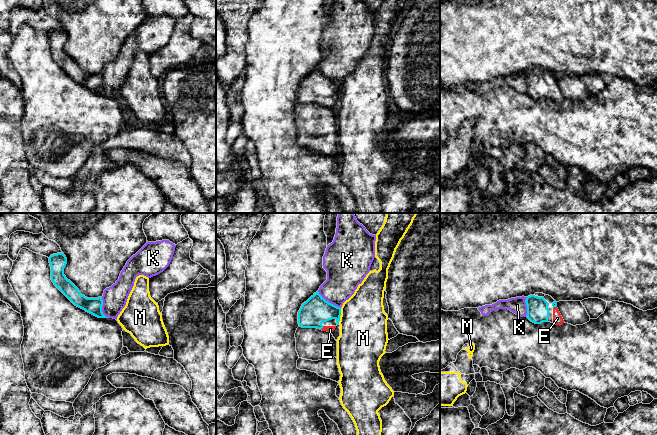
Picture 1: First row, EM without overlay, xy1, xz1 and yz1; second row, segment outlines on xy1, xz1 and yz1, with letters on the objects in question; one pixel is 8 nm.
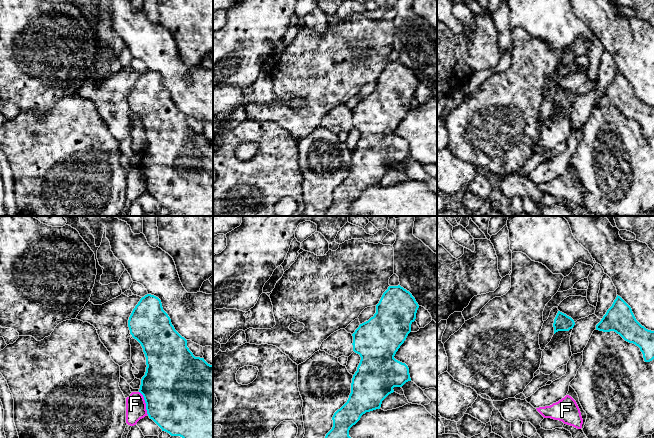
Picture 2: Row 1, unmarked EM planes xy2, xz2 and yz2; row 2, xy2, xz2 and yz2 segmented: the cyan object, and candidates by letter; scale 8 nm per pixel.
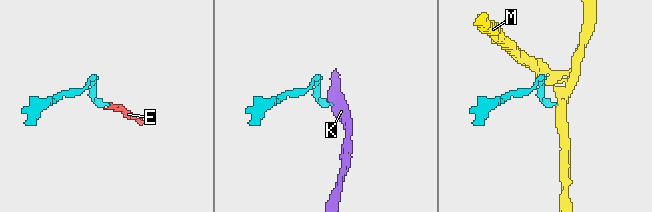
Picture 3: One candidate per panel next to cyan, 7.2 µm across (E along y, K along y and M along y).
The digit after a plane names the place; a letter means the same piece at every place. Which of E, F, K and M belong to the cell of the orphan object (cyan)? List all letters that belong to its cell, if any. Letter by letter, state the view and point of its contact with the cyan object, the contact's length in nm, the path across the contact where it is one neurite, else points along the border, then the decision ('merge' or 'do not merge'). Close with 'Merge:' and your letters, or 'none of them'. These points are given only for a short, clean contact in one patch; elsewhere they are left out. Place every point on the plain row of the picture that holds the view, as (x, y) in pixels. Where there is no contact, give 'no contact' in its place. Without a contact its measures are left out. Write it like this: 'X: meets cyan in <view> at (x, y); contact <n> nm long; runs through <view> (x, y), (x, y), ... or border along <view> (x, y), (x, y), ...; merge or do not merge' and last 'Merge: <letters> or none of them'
E: meets cyan in xz1 at (321, 104); contact 40 nm long; runs through xz1 (316, 86), (316, 98), (321, 104), (330, 105); merge
F: meets cyan in xy2 at (145, 178); contact 200 nm long; do not merge
K: meets cyan in xz1 at (328, 78); contact 240 nm long; border along xz1 (317, 67), (326, 76), (340, 84); do not merge
M: meets cyan in xz1 at (339, 92); contact 130 nm long; border along xz1 (341, 84), (338, 99); do not merge
Merge: E

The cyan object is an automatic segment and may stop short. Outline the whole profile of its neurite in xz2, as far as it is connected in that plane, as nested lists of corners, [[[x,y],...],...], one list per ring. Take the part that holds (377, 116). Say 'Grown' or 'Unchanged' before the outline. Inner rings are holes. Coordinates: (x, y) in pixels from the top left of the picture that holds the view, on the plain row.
Unchanged. [[[400,61],[389,62],[376,81],[374,92],[360,100],[352,110],[353,127],[360,131],[361,136],[352,154],[349,174],[334,189],[333,203],[326,210],[325,216],[355,216],[349,212],[349,206],[361,192],[380,185],[382,177],[394,168],[394,163],[402,163],[411,157],[408,142],[394,132],[411,108],[411,100],[416,95],[418,84],[418,79],[409,67]]]

